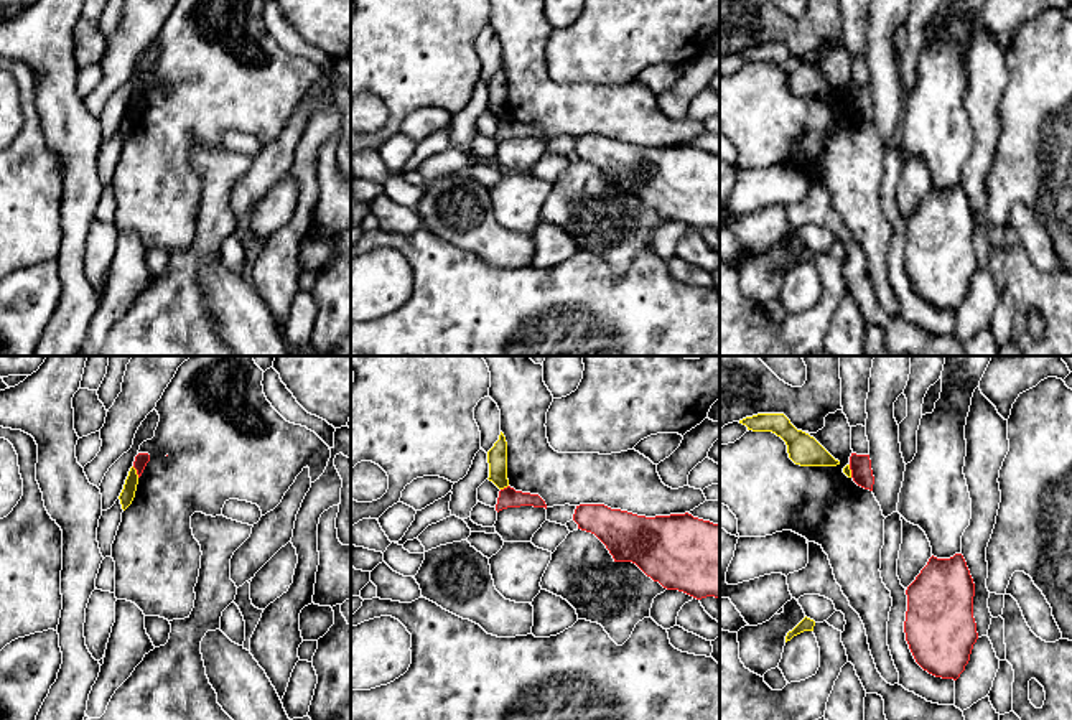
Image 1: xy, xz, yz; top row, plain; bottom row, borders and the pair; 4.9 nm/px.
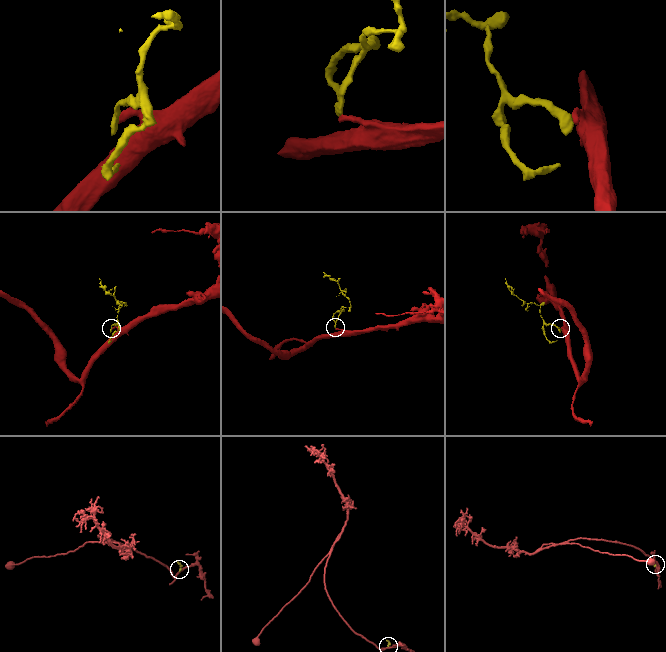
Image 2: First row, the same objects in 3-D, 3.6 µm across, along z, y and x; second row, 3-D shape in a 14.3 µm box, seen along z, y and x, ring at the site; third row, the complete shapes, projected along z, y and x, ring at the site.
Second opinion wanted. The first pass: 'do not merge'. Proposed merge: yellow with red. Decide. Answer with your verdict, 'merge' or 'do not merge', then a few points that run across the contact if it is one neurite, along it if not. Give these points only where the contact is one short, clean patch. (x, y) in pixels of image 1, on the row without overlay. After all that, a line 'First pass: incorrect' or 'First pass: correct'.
do not merge; line xy (132, 98), (139, 107)
First pass: correct

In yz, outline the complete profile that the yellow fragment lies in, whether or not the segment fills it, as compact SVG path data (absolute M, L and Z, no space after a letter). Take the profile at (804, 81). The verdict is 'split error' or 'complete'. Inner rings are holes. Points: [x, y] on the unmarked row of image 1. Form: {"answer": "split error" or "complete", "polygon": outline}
{"answer": "complete", "polygon": "M757 44L739 51L753 63L772 63L787 76L789 89L800 97L840 96L813 68L797 61L784 44Z"}

